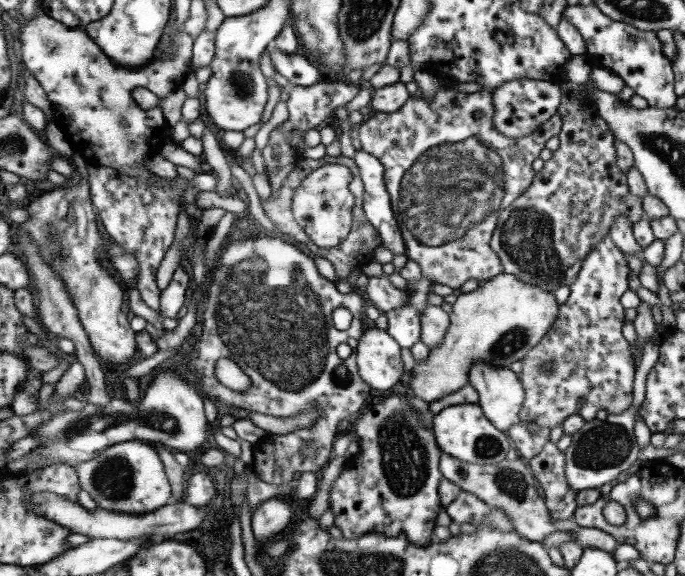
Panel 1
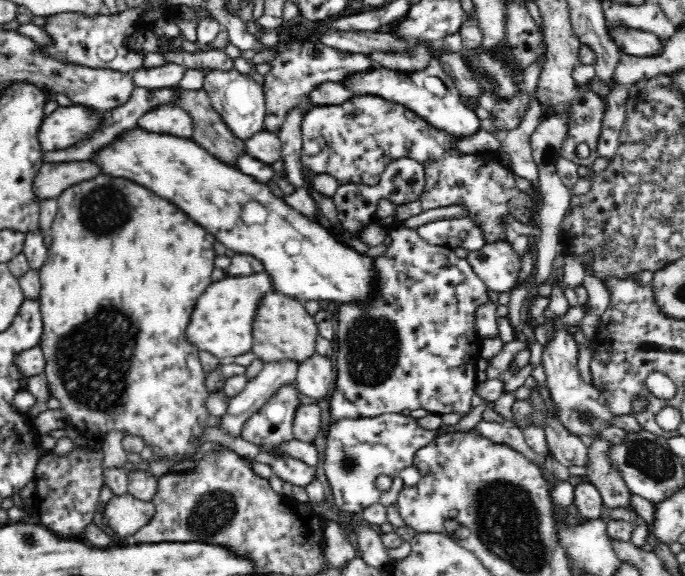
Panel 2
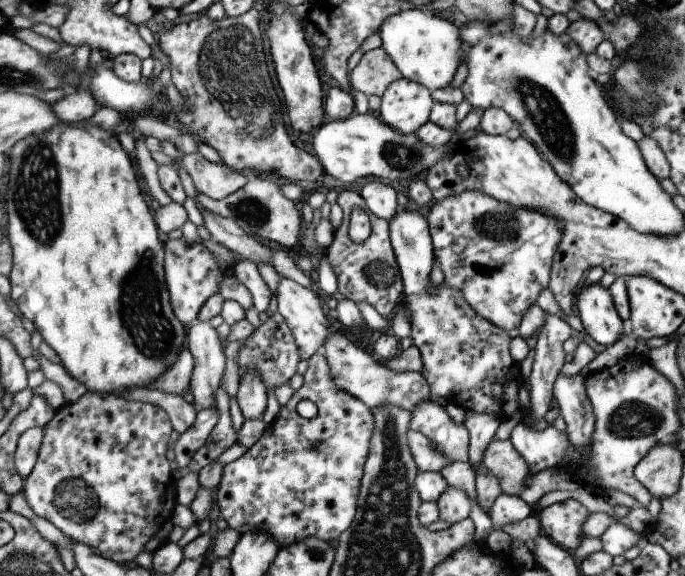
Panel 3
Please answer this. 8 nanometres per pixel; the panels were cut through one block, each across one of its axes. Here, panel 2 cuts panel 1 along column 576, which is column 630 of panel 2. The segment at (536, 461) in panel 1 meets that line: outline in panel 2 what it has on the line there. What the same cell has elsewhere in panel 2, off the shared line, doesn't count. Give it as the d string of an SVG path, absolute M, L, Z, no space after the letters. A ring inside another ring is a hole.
M592 434L592 440L596 440L588 448L588 466L586 466L586 478L590 478L590 484L594 484L600 494L602 502L608 508L632 508L630 506L630 494L632 490L626 486L620 468L610 462L610 450L614 444L606 440L598 440L596 434Z

